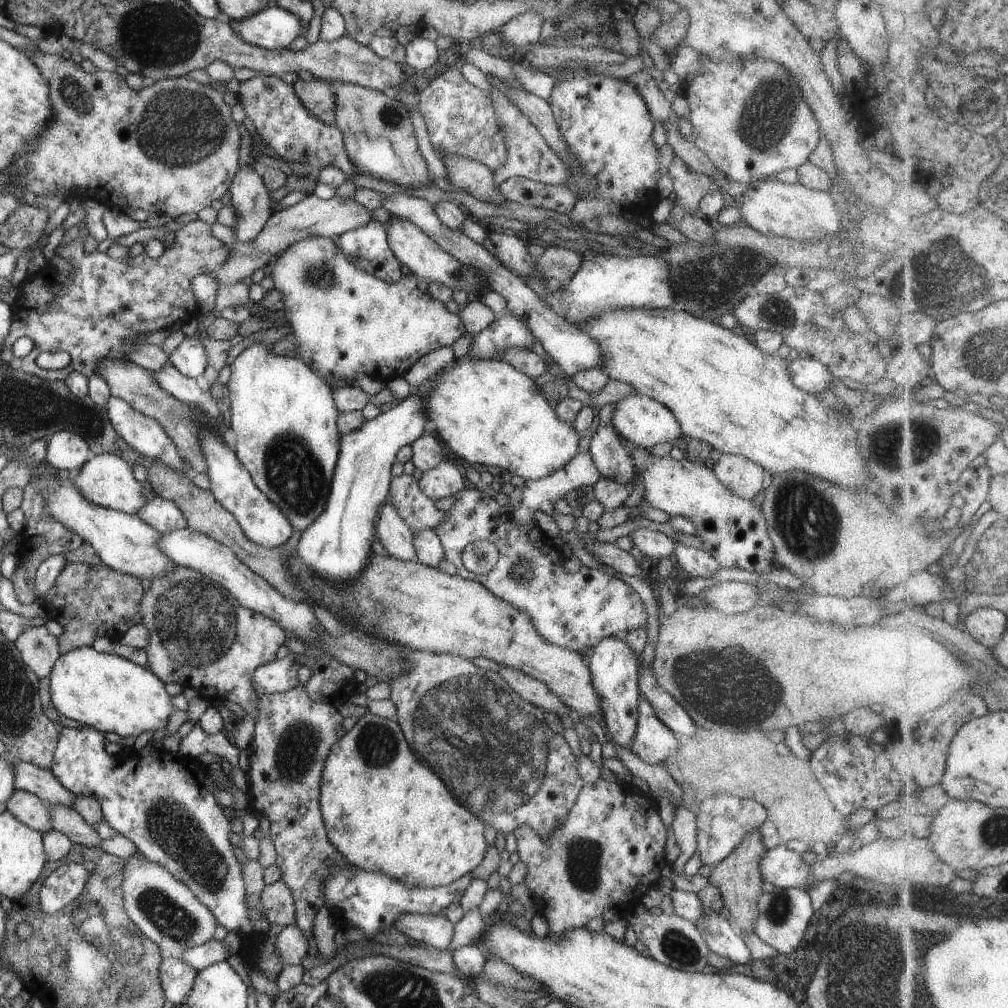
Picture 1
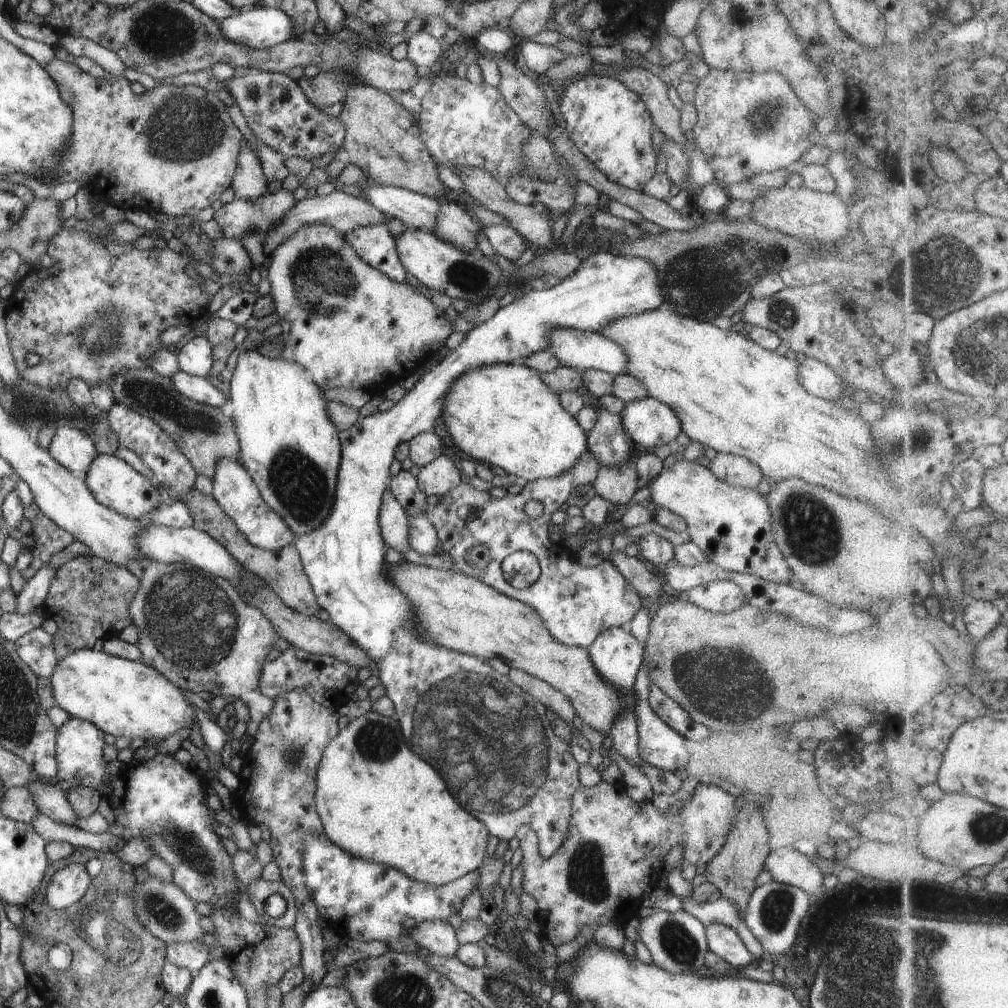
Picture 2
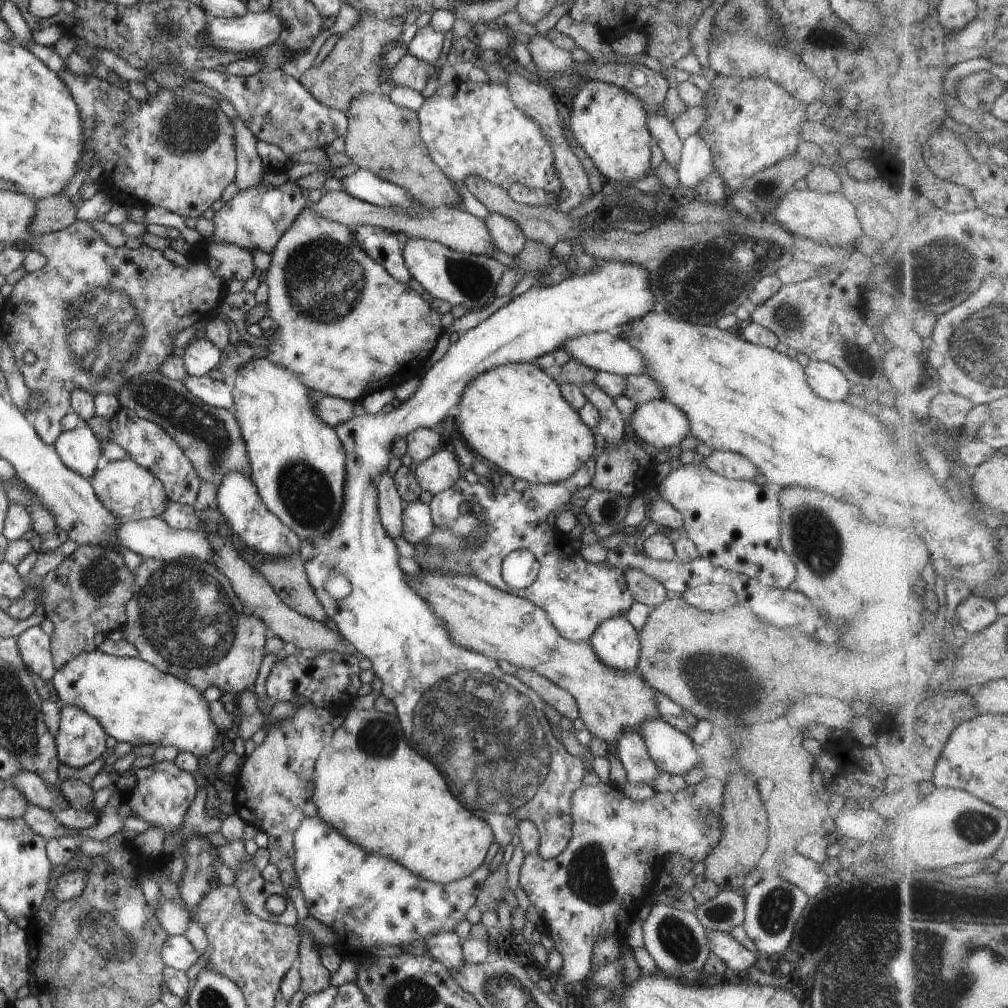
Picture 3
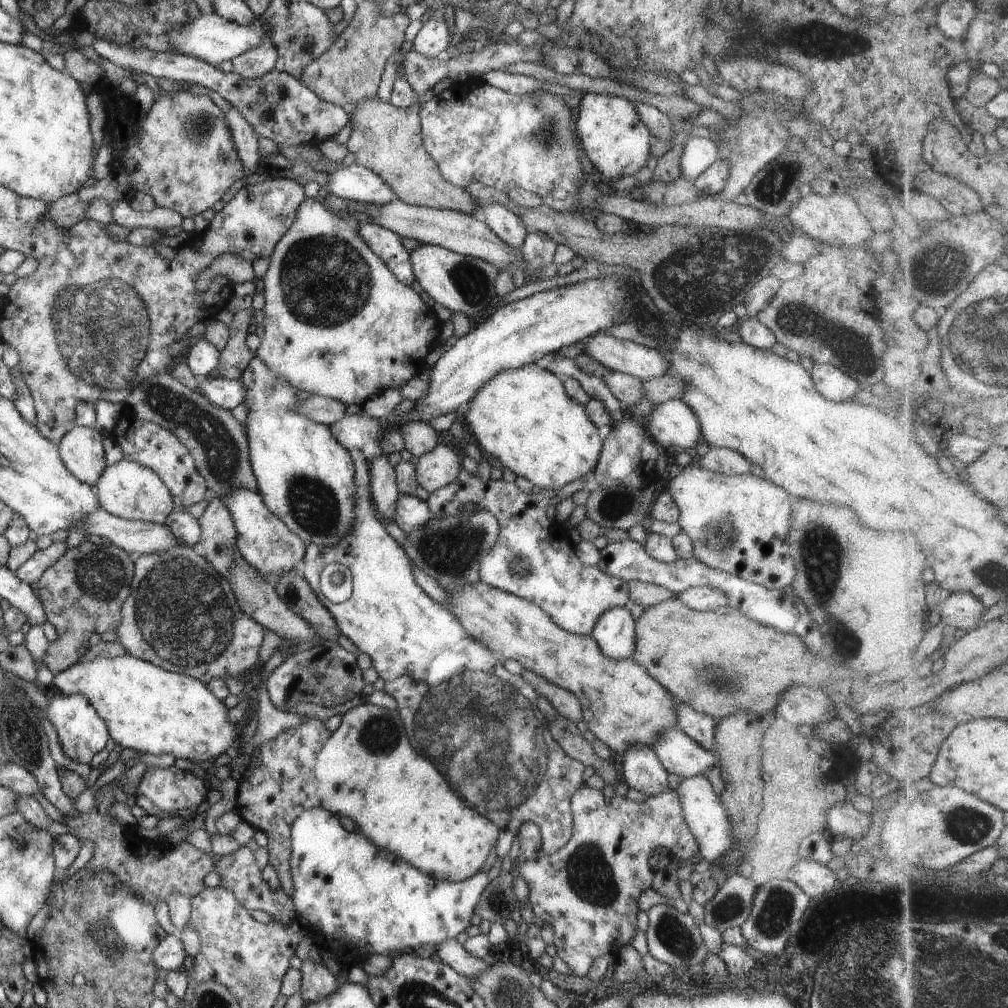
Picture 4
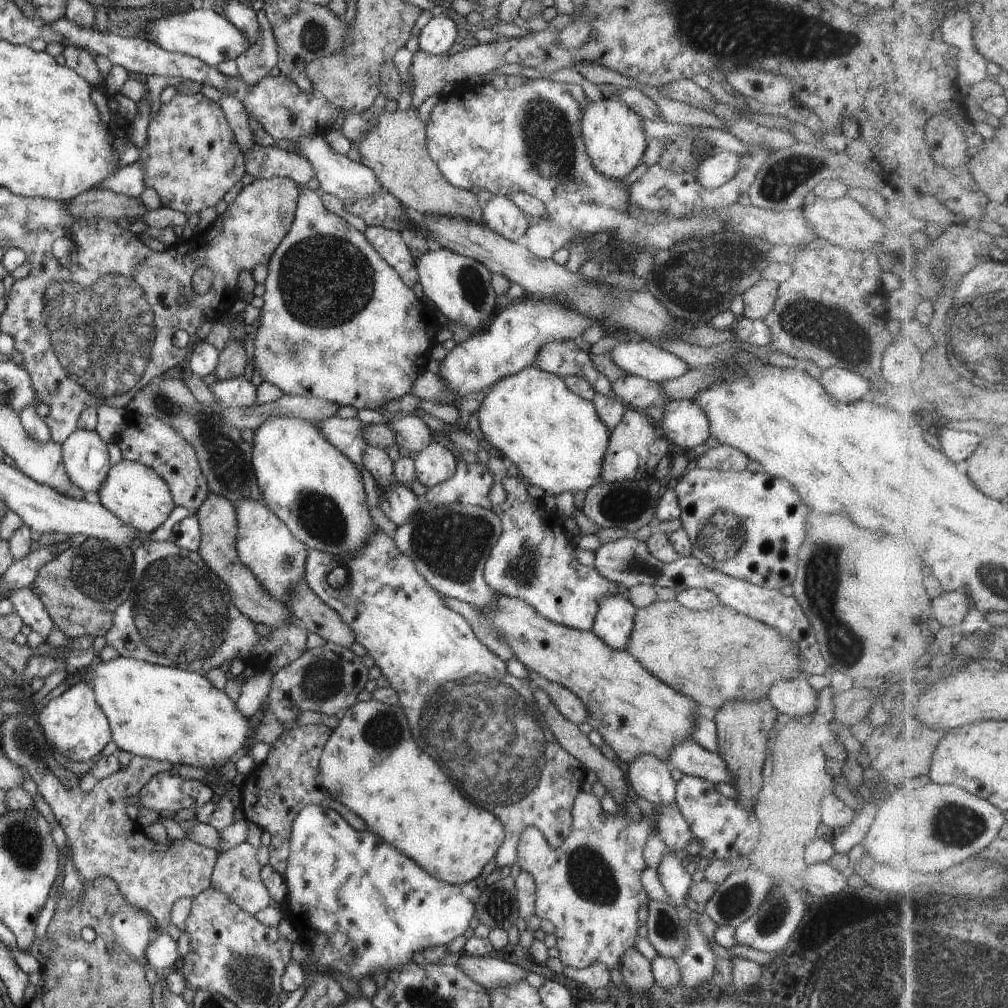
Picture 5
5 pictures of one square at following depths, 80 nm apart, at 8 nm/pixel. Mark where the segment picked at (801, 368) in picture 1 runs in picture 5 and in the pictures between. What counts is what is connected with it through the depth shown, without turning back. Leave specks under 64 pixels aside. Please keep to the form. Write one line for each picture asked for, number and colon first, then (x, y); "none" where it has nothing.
2: (816, 378)
3: (827, 382)
4: (831, 383)
5: (844, 386)

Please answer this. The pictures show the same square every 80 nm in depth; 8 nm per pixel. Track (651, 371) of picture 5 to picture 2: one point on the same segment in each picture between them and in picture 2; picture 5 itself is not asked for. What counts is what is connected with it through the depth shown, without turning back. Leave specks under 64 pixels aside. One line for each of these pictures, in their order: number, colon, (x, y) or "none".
2: (578, 350)
3: (601, 351)
4: (625, 357)

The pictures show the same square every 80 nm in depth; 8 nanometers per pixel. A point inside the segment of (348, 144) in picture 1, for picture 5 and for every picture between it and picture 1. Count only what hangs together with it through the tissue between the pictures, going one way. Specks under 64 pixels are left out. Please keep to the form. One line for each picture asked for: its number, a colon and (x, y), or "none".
2: (381, 138)
3: (381, 137)
4: (387, 140)
5: (395, 149)

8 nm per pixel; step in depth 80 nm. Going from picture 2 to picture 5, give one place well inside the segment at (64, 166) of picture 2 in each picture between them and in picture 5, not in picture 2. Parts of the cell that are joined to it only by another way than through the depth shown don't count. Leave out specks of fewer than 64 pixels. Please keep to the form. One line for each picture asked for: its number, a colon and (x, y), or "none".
3: (174, 150)
4: (183, 156)
5: (191, 159)

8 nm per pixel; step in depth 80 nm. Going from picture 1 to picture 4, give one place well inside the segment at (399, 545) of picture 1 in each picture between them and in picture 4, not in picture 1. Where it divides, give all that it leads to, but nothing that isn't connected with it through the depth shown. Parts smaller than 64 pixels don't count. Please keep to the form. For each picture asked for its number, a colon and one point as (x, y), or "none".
2: (393, 523)
3: (389, 505)
4: (382, 482)

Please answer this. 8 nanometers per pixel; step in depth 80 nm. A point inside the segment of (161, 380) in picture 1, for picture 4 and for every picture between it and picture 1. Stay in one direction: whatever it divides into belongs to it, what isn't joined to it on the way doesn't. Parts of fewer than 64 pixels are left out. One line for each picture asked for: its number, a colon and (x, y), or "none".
2: (199, 389)
3: (214, 393)
4: (225, 393)

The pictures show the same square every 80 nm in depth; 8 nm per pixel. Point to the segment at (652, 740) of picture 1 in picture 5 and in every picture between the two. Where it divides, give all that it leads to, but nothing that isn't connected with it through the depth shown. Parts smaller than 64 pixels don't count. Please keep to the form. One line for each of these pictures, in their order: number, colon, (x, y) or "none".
2: (660, 746)
3: (673, 752)
4: (678, 754)
5: (690, 759)

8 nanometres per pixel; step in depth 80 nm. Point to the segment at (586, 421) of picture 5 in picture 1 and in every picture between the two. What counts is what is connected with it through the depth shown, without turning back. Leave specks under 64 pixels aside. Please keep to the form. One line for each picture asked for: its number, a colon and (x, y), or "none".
1: (486, 412)
2: (503, 414)
3: (514, 416)
4: (523, 417)

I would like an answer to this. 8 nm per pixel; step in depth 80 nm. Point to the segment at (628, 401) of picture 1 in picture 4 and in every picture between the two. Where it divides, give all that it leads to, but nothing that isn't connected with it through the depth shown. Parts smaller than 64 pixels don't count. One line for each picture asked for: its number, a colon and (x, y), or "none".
2: (649, 423)
3: (657, 422)
4: (672, 423)

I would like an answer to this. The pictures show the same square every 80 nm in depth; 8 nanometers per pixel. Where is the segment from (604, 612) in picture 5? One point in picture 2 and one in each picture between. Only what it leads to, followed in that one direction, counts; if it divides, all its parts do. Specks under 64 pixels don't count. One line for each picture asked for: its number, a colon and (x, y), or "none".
2: (616, 655)
3: (615, 643)
4: (613, 631)

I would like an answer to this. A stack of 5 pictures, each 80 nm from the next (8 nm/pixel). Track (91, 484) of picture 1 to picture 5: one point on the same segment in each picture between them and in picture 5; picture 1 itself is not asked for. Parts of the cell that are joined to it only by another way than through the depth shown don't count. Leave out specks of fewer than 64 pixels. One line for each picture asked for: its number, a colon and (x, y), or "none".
2: (113, 483)
3: (130, 492)
4: (129, 491)
5: (132, 492)

